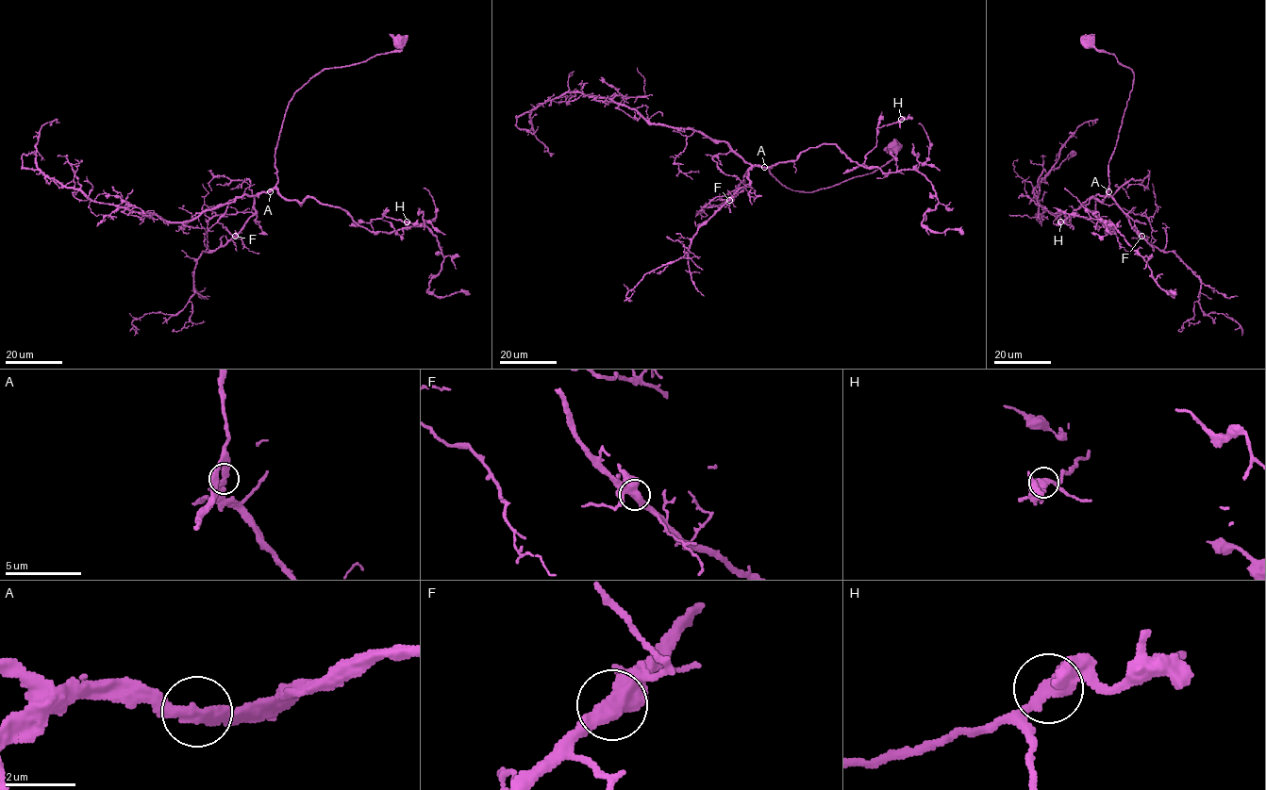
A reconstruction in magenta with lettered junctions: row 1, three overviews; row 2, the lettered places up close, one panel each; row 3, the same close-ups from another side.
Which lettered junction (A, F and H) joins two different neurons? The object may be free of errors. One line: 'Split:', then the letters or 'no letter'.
Split: no letter

